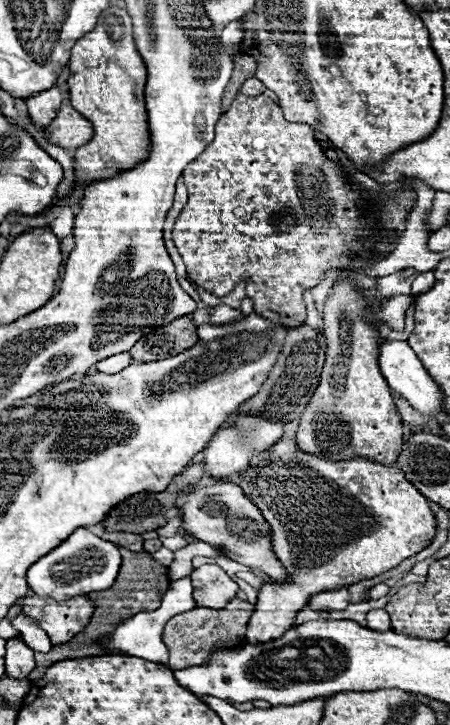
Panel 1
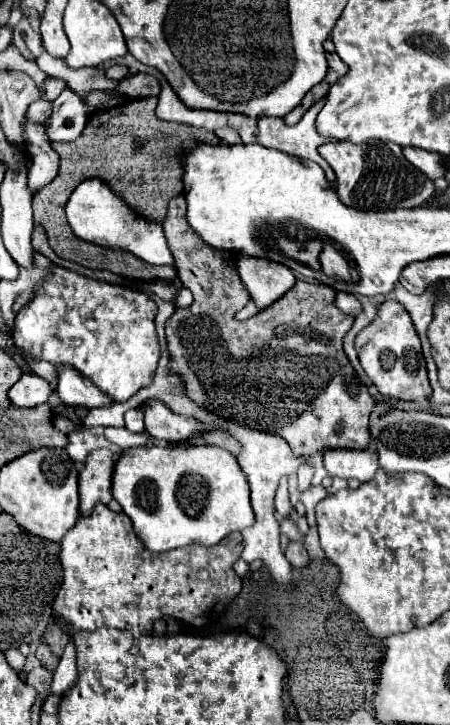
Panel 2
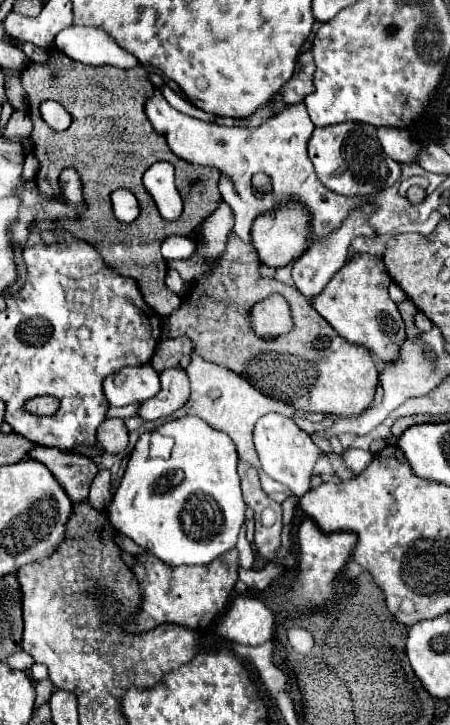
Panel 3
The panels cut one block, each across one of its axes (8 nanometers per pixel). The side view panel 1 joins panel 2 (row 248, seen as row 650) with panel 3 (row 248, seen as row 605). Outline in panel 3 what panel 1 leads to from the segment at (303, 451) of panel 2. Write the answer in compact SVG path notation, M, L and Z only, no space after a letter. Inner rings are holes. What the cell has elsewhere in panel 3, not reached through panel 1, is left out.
M234 234L228 242L226 252L220 256L220 262L216 264L214 272L206 278L200 278L198 284L194 284L192 292L188 298L184 298L182 306L168 316L168 338L178 338L178 336L188 336L194 342L194 350L204 358L214 364L226 366L234 370L236 374L244 376L250 380L258 390L268 394L270 398L282 400L286 404L292 404L294 408L302 408L306 412L320 412L320 414L336 414L336 416L358 416L362 414L376 392L378 384L378 370L374 364L372 354L358 344L352 344L338 336L338 332L310 306L310 300L298 294L296 288L286 286L274 278L262 278L258 272L258 254L250 244L244 244L238 240ZM270 294L282 294L290 308L292 308L292 330L288 334L282 334L278 338L264 340L260 338L252 324L250 324L250 314L252 306Z

